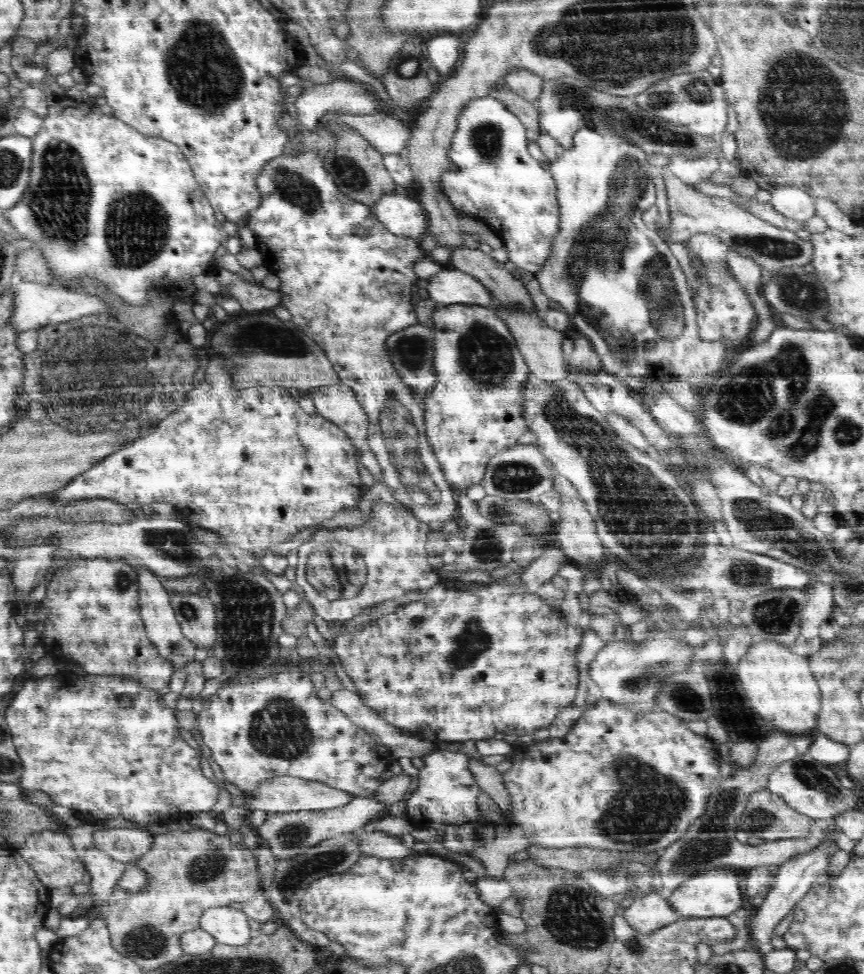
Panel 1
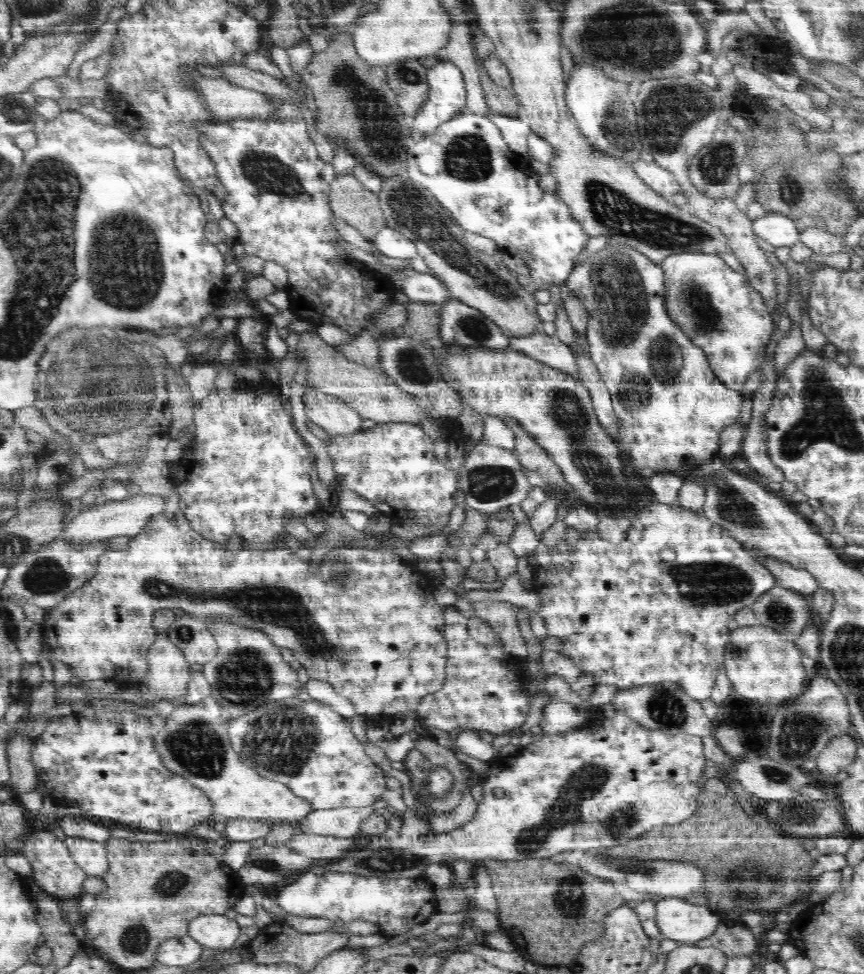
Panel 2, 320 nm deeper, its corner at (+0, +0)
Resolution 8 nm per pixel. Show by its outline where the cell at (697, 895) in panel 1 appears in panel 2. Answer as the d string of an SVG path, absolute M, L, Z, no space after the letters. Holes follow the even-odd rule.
M666 897L656 902L656 922L664 938L694 945L710 936L723 921L719 912L692 905L686 899Z

